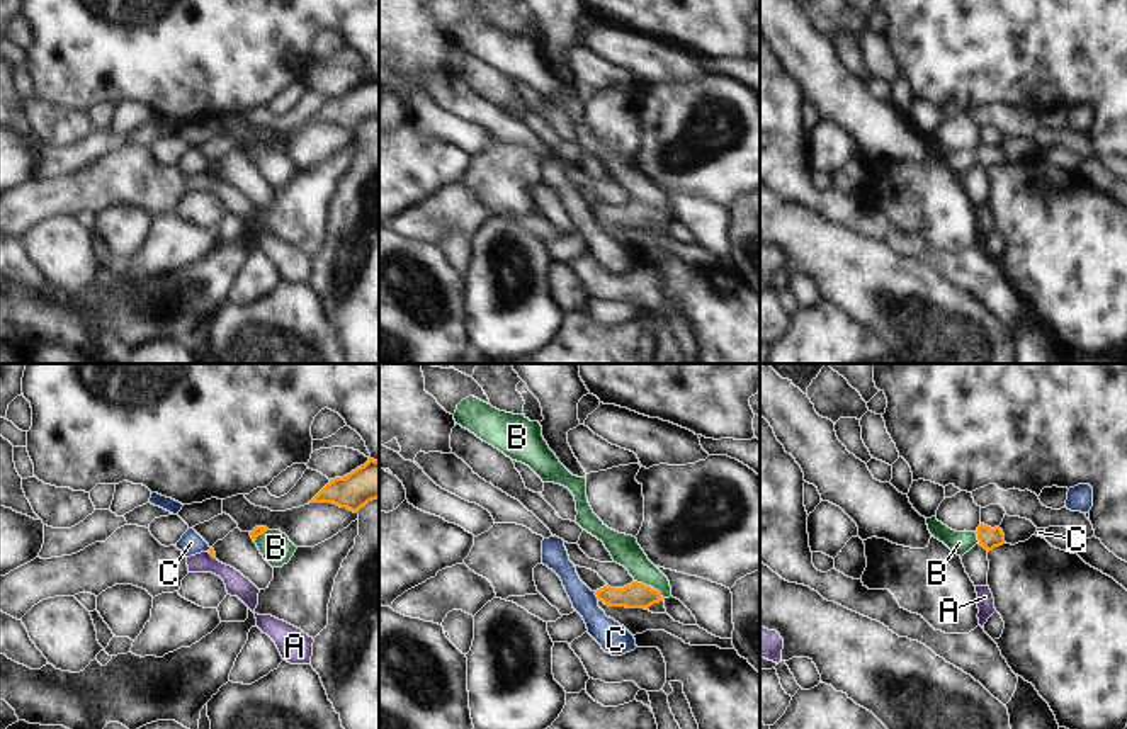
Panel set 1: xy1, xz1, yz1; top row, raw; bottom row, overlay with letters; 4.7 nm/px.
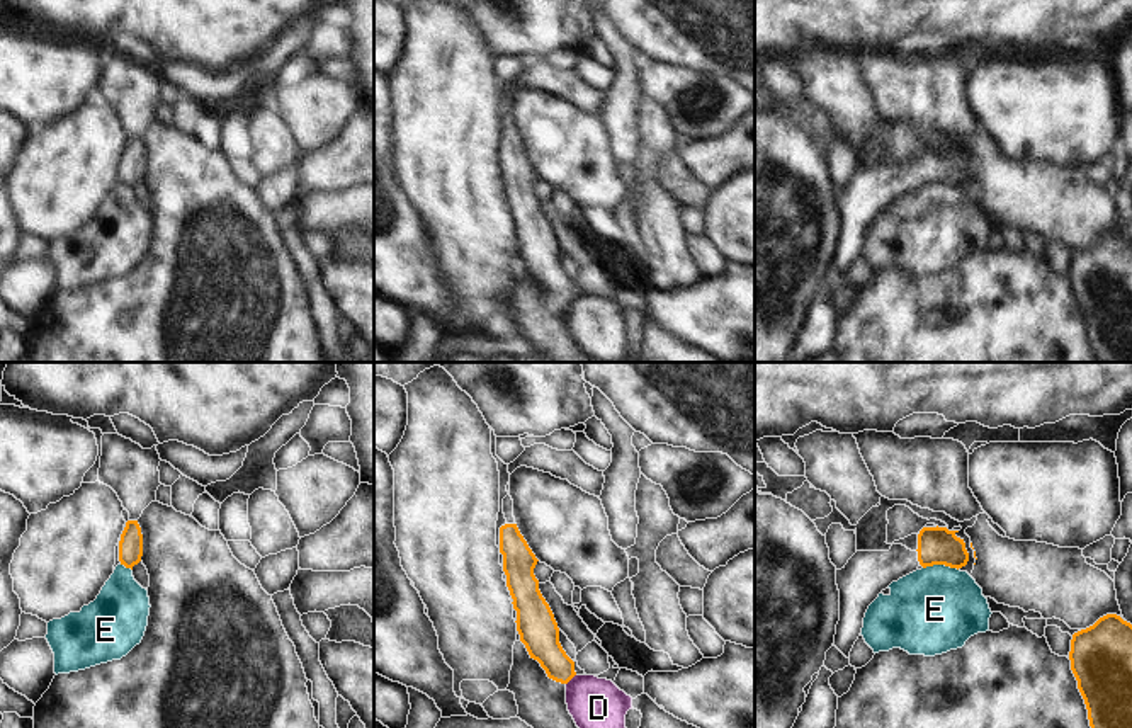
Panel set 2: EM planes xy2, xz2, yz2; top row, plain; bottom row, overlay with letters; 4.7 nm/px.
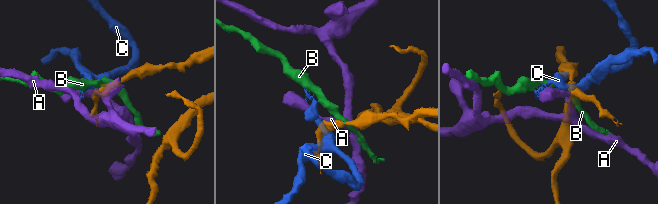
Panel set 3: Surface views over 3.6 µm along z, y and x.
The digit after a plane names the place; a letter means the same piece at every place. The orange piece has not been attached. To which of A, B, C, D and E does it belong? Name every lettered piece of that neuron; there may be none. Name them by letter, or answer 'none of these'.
none of these

